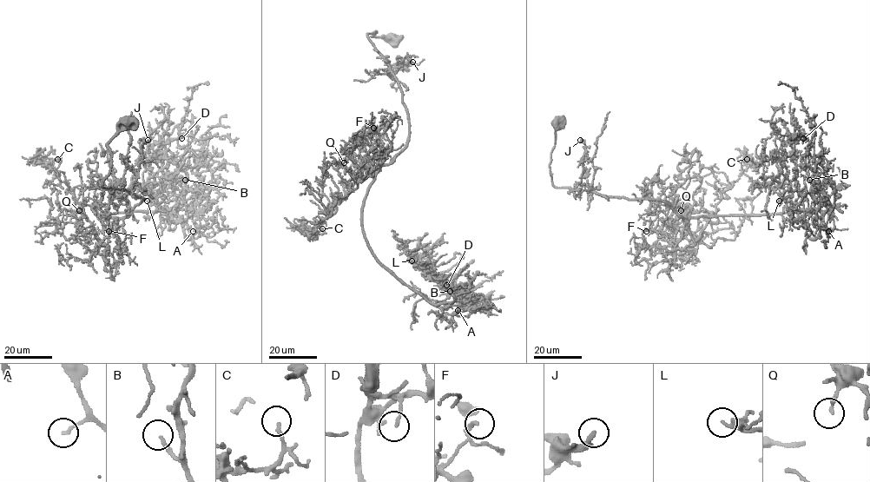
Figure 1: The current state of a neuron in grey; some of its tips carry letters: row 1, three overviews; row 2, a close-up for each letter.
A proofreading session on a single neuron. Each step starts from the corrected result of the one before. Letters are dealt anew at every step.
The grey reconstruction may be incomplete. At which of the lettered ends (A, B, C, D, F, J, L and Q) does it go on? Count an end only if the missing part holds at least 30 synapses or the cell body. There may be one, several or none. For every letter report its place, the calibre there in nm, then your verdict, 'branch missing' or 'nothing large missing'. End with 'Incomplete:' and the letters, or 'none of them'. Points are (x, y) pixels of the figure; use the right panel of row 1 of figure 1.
A: at (828, 231); 140 nm thick; nothing large missing
B: at (809, 180); 170 nm thick; branch missing
C: at (747, 159); 150 nm thick; nothing large missing
D: at (803, 138); 140 nm thick; nothing large missing
F: at (646, 231); 180 nm thick; nothing large missing
J: at (580, 140); 280 nm thick; nothing large missing
L: at (779, 201); 200 nm thick; branch missing
Q: at (681, 210); 170 nm thick; nothing large missing
Incomplete: B, L

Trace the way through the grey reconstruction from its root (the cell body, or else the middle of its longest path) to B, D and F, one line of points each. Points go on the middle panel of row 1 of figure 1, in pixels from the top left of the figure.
B: (396, 42), (367, 36), (400, 89), (408, 141), (371, 185), (363, 233), (373, 255), (428, 301), (450, 291)
D: (396, 42), (367, 36), (400, 89), (408, 141), (371, 185), (363, 233), (428, 301), (444, 300), (446, 285)
F: (396, 42), (367, 36), (407, 111), (408, 143), (388, 164), (379, 164), (385, 156), (373, 128)

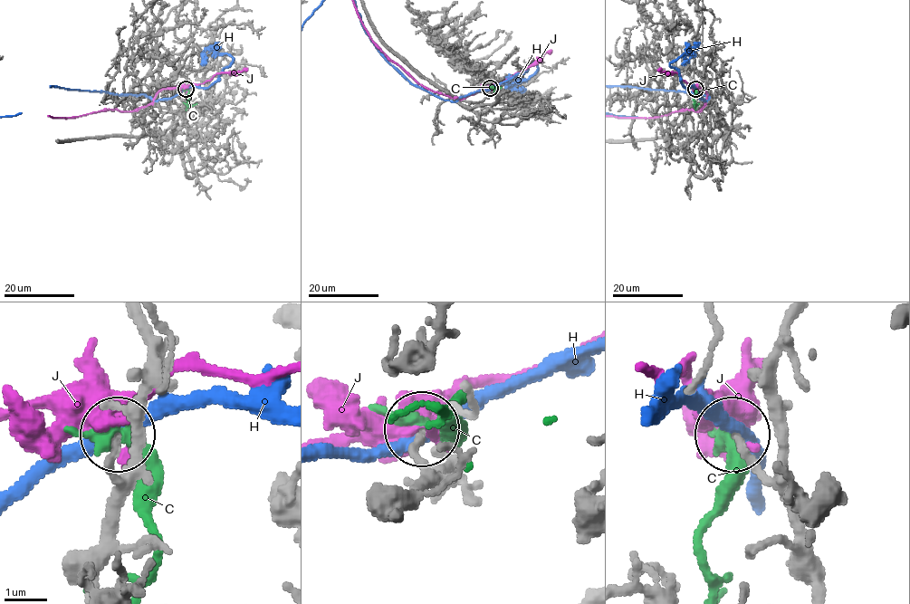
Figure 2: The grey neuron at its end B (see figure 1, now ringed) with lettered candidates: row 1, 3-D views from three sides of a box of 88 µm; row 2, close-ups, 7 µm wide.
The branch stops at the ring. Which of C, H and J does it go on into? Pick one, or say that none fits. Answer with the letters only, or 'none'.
none

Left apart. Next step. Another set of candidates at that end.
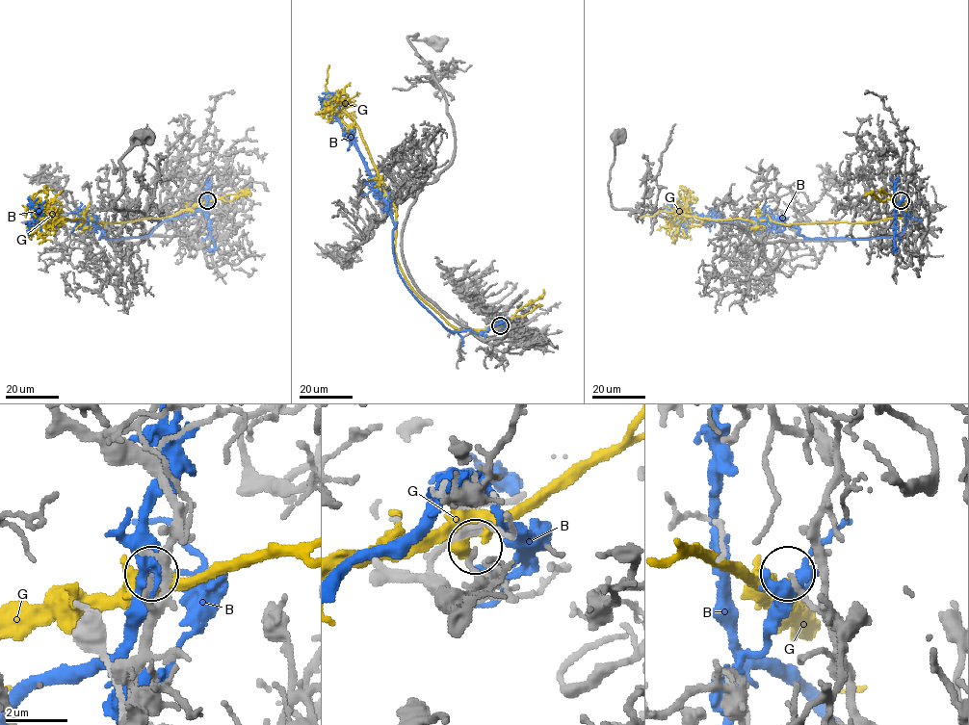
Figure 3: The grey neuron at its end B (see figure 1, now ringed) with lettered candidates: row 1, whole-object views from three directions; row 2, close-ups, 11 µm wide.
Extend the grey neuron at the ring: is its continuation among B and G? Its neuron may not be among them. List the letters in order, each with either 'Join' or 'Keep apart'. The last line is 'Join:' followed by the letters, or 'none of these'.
B: Keep apart
G: Keep apart
Join: none of these

